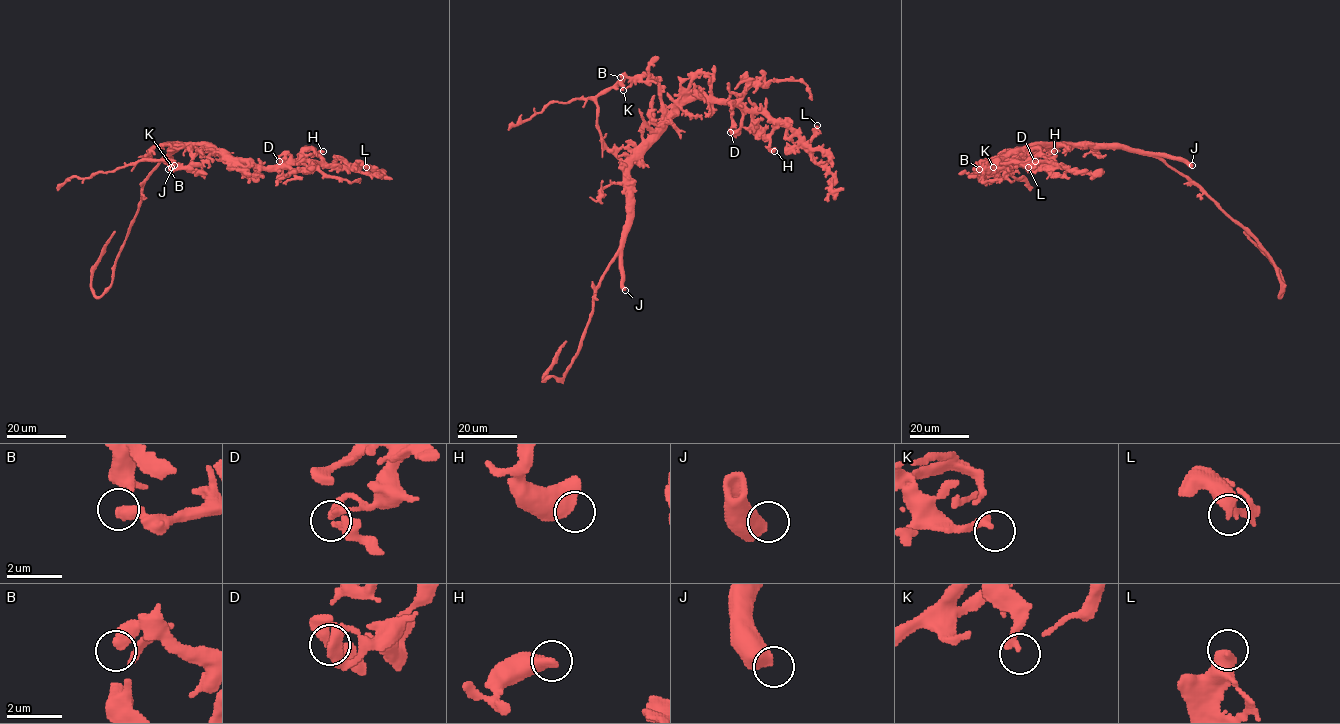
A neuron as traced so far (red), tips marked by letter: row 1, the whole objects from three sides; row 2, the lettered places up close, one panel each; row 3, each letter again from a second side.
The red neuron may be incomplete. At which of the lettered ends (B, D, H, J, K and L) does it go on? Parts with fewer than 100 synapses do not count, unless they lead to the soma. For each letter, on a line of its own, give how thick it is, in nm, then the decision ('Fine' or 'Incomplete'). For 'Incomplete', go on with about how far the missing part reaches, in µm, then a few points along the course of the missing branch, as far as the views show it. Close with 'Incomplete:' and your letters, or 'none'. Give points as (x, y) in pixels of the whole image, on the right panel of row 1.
B: Thickness 480 nm. Fine
D: Thickness 280 nm. Fine
H: Thickness 650 nm. Fine
J: Thickness 550 nm. Incomplete. Missing length about 130 µm
K: Thickness 280 nm. Fine
L: Thickness 340 nm. Fine
Incomplete: J

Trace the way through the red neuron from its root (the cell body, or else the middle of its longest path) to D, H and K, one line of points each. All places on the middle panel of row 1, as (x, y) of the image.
D: (627, 215), (629, 167), (684, 104), (696, 98), (735, 104), (742, 113), (741, 125), (734, 133), (730, 132)
H: (627, 215), (629, 167), (666, 123), (688, 102), (705, 98), (743, 106), (774, 151)
K: (627, 215), (624, 163), (608, 148), (599, 133), (596, 98), (619, 81), (623, 90)

